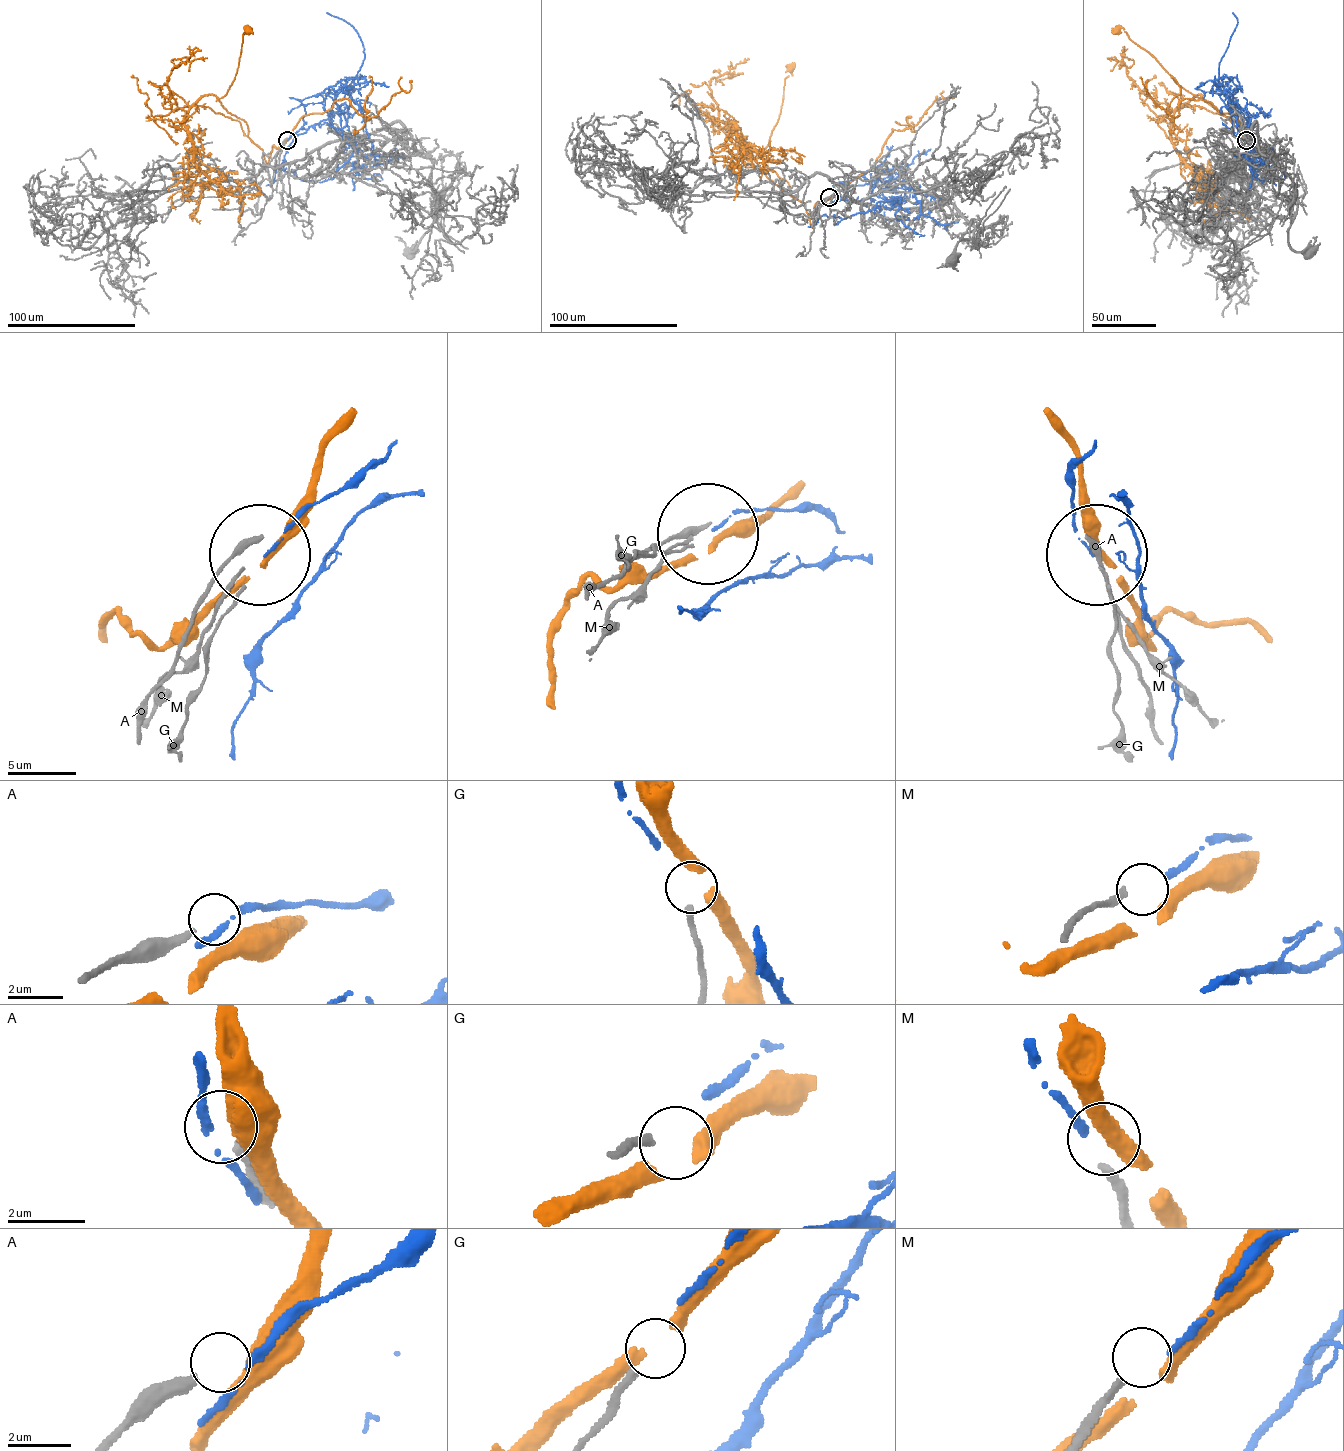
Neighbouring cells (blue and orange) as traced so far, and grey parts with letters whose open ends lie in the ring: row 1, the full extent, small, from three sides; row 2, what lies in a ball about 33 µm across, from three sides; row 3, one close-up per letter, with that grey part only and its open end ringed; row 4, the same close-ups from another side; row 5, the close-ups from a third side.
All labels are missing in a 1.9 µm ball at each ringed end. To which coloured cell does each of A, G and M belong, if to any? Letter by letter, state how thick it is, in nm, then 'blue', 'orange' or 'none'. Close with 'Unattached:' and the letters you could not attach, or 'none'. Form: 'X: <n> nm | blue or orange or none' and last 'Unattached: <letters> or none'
A: 320 nm | none
G: 240 nm | none
M: 220 nm | blue
Unattached: A, G

